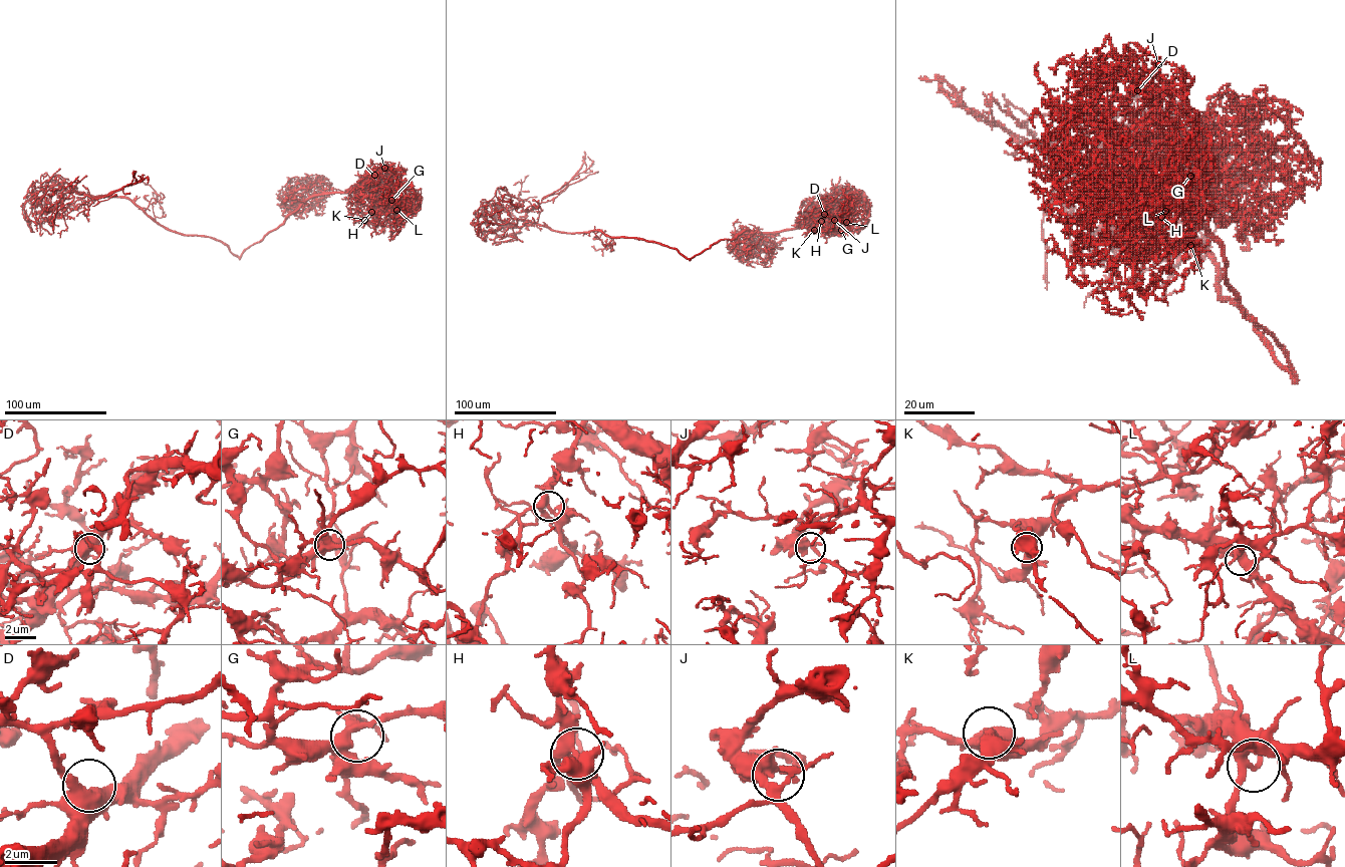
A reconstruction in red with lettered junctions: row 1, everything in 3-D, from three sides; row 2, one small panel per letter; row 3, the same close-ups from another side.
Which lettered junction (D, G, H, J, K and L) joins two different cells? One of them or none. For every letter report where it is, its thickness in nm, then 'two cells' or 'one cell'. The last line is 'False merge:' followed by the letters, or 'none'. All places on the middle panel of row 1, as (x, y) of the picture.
D: at (824, 214); 460 nm thick; one cell
G: at (841, 230); 360 nm thick; one cell
H: at (821, 221); 380 nm thick; one cell
J: at (834, 220); 360 nm thick; one cell
K: at (814, 230); 320 nm thick; one cell
L: at (846, 222); 320 nm thick; one cell
False merge: none

